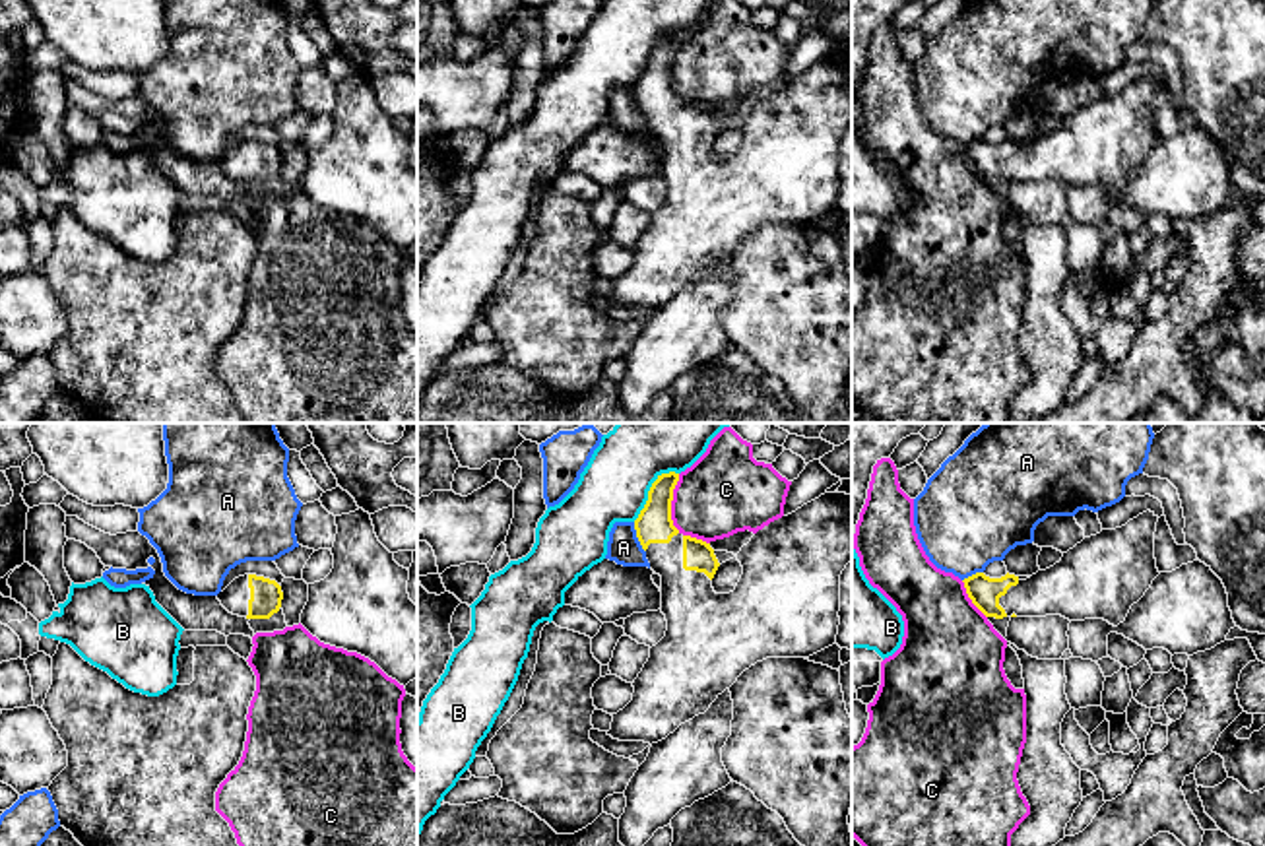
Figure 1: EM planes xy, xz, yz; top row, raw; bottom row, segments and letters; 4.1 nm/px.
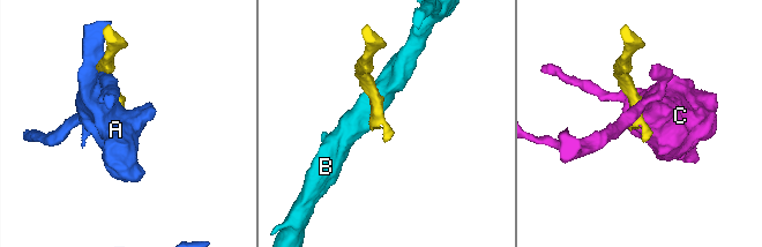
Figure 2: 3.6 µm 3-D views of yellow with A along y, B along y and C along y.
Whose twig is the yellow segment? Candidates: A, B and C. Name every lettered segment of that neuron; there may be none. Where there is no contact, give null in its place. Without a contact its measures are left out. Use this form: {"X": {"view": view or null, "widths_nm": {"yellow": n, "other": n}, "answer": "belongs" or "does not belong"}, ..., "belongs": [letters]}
{"A": {"view": "xz", "widths_nm": {"yellow": 150, "other": 140}, "answer": "does not belong"}, "B": {"view": "xz", "widths_nm": {"yellow": 150, "other": 280}, "answer": "does not belong"}, "C": {"view": "xz", "widths_nm": {"yellow": 150, "other": 360}, "answer": "does not belong"}, "belongs": []}

